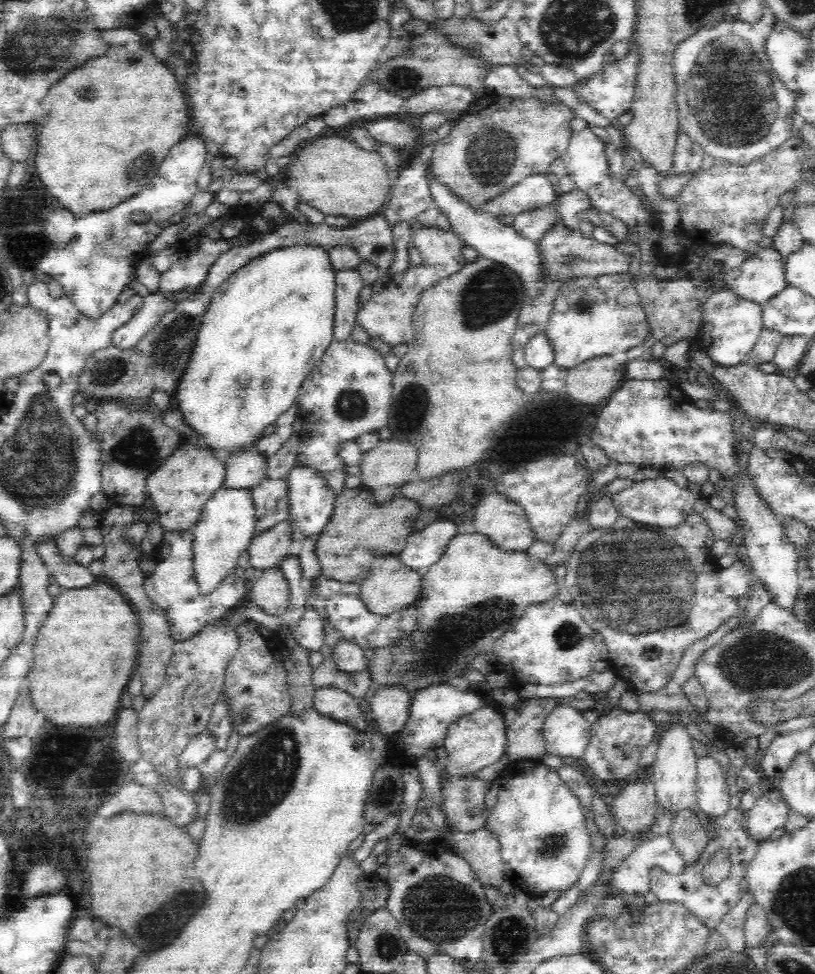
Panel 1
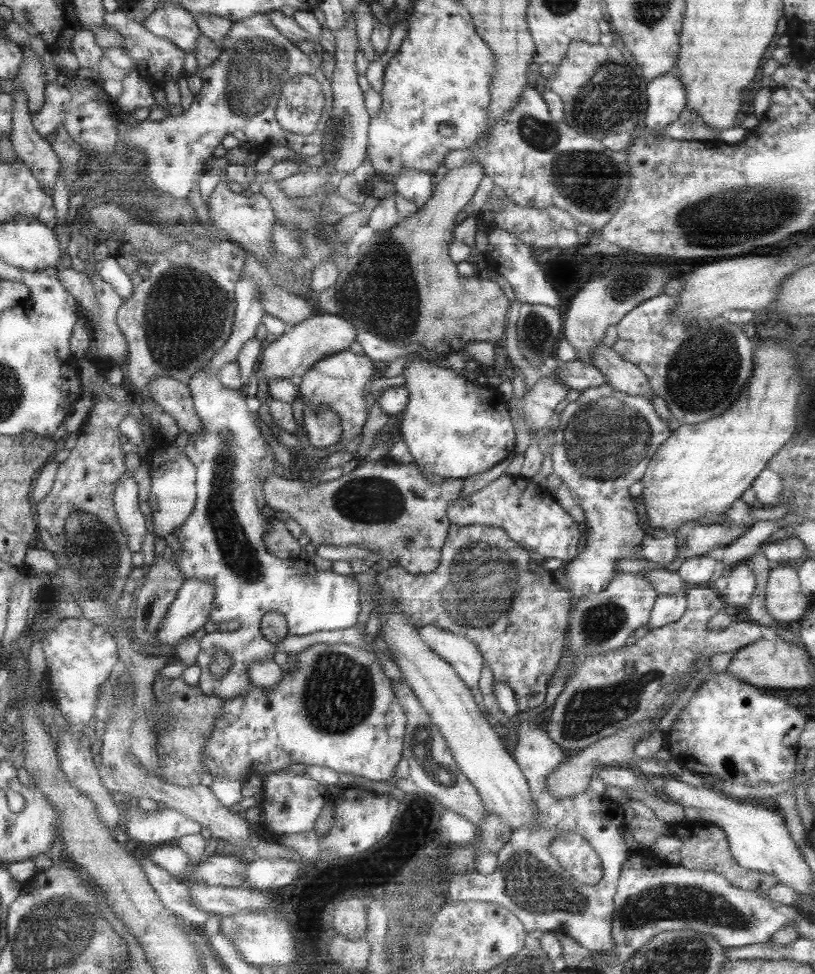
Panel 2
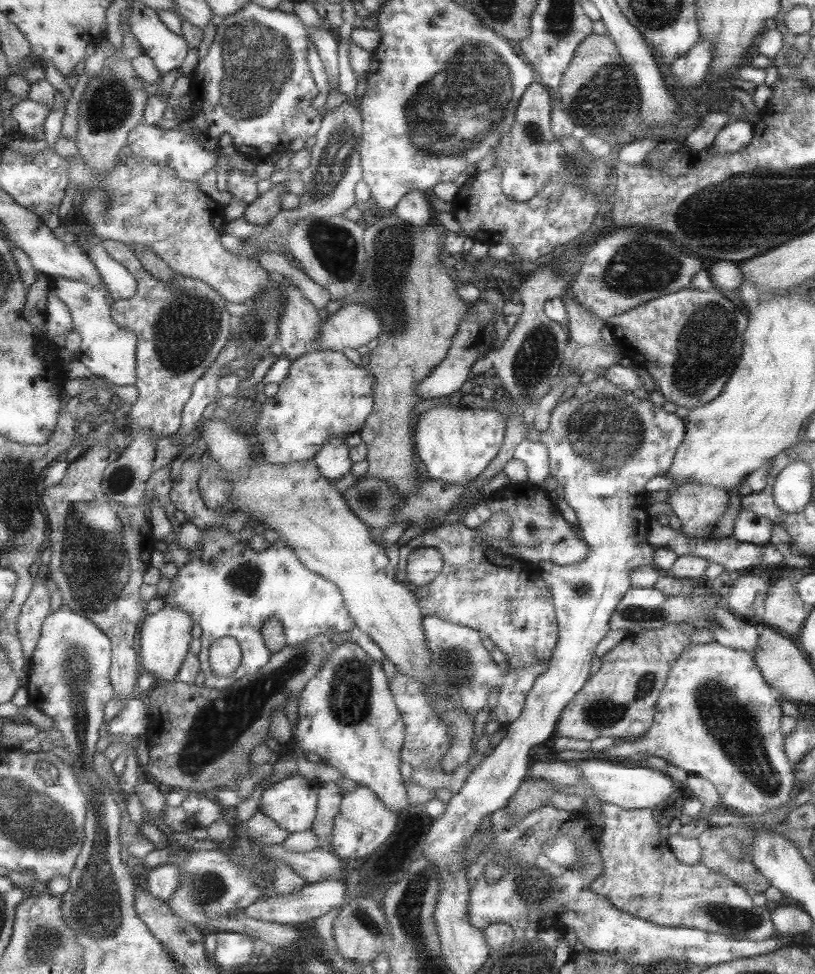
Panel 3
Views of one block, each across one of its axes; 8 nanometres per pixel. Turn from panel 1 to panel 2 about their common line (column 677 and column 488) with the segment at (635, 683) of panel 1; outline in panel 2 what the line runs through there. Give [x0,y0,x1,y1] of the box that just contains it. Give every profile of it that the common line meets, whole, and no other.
[375,524,570,712]

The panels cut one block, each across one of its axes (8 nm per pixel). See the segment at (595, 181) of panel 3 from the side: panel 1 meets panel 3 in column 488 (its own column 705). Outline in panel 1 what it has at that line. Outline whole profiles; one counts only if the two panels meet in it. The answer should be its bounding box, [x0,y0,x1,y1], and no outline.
[664,133,707,179]

